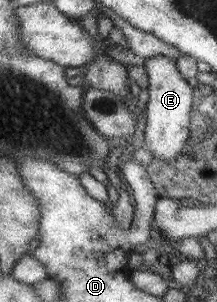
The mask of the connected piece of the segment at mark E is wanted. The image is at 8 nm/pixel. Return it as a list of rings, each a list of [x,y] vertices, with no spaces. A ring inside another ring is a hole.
[[[155,56],[155,58],[146,59],[144,68],[149,79],[149,86],[144,96],[145,116],[147,117],[144,134],[145,147],[153,153],[155,159],[169,164],[172,158],[178,155],[178,152],[185,146],[190,135],[190,121],[193,112],[193,100],[195,100],[193,87],[179,74],[175,60],[167,58],[167,56]]]

